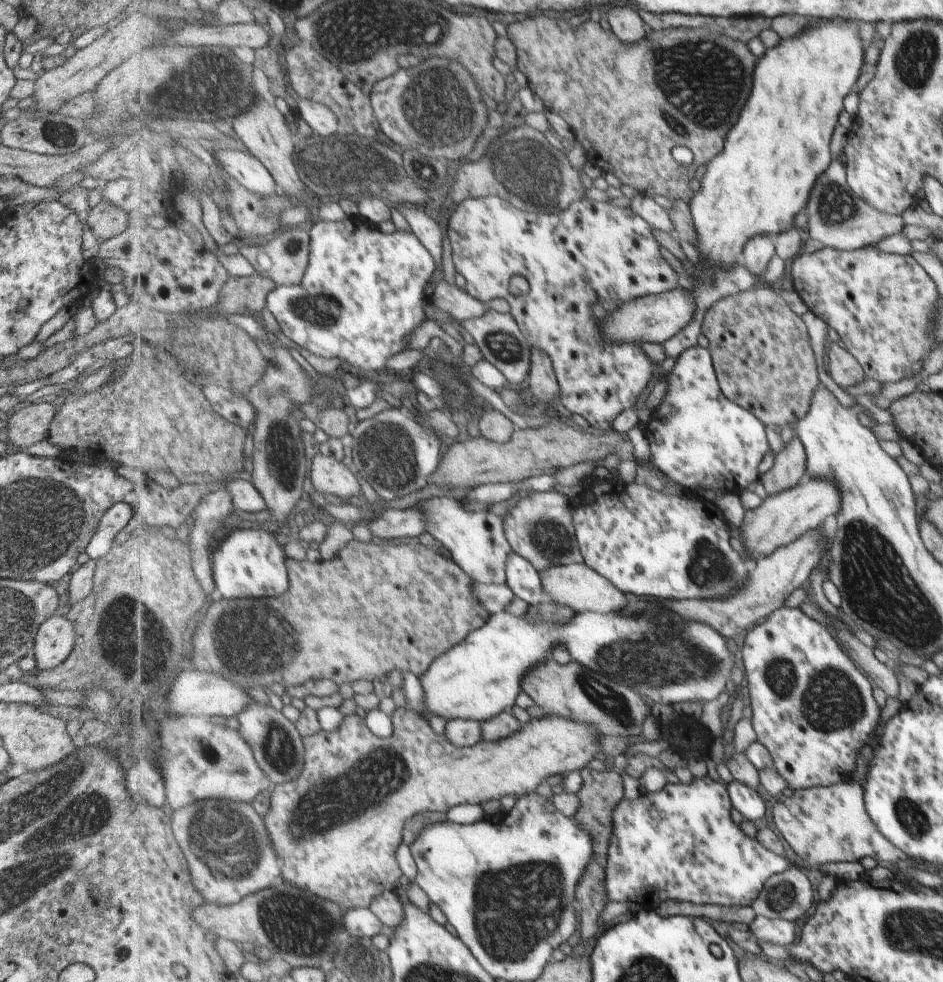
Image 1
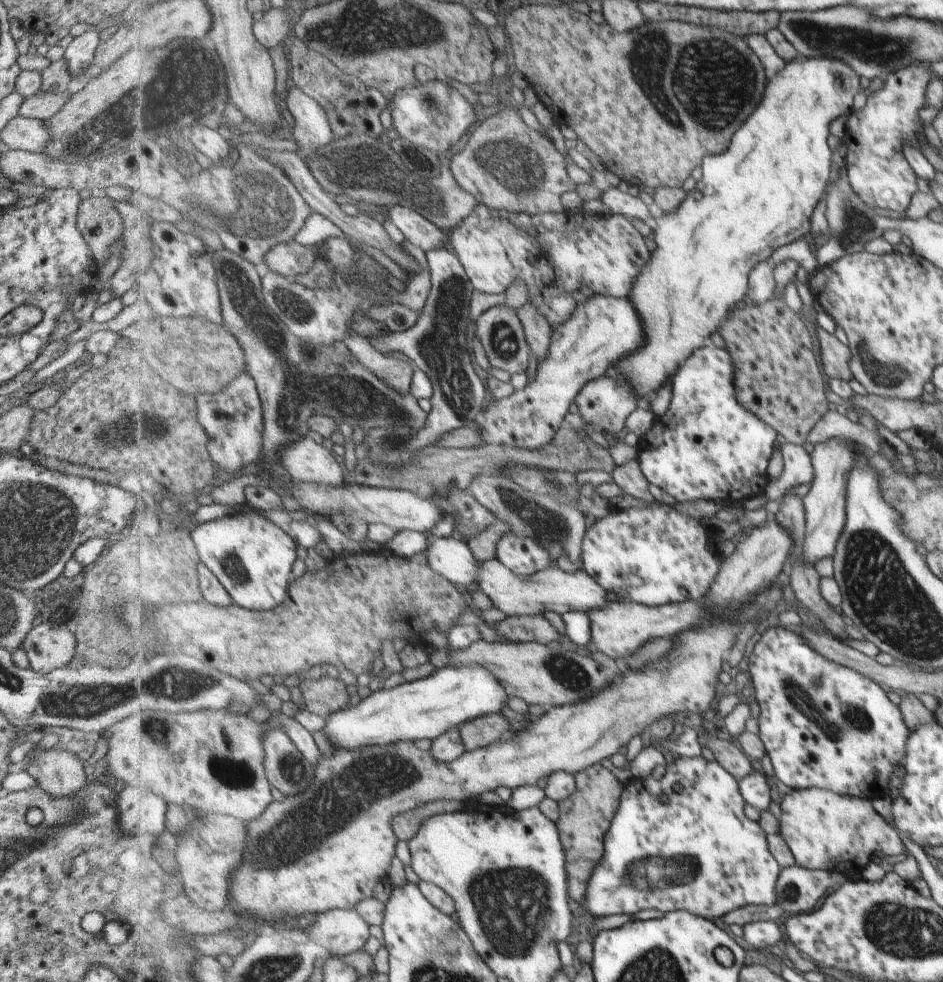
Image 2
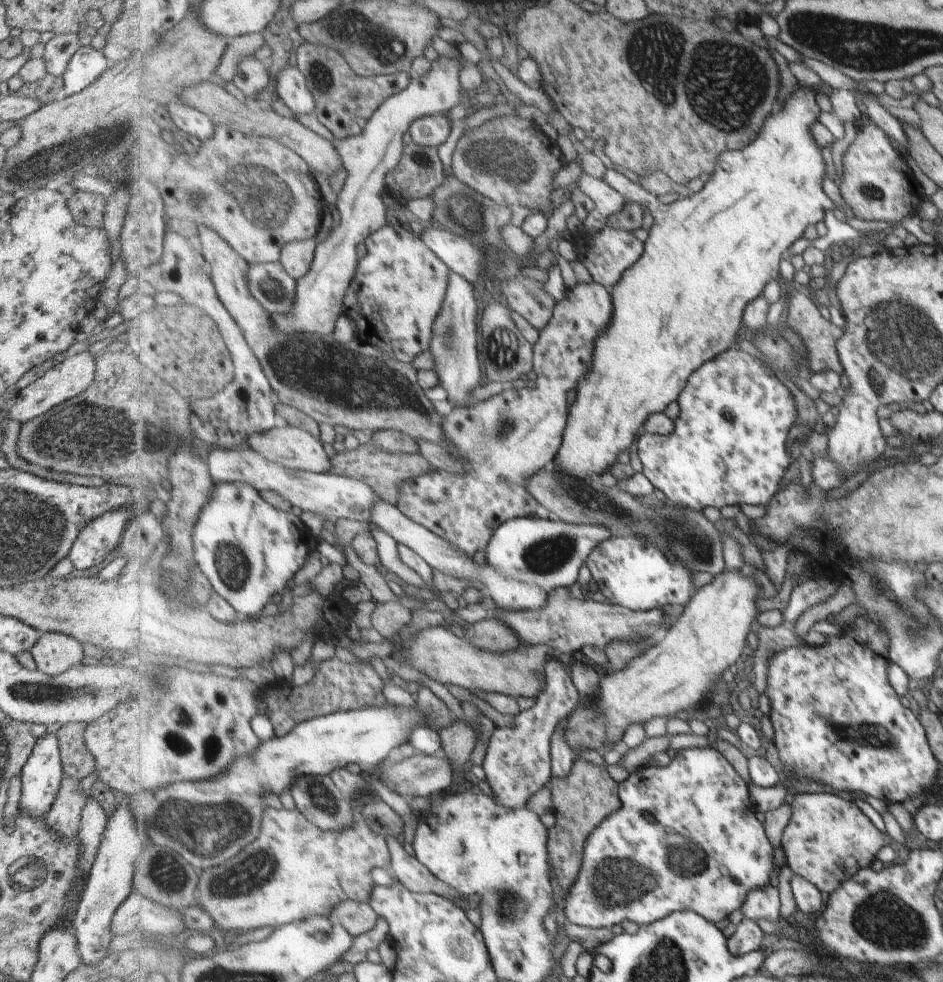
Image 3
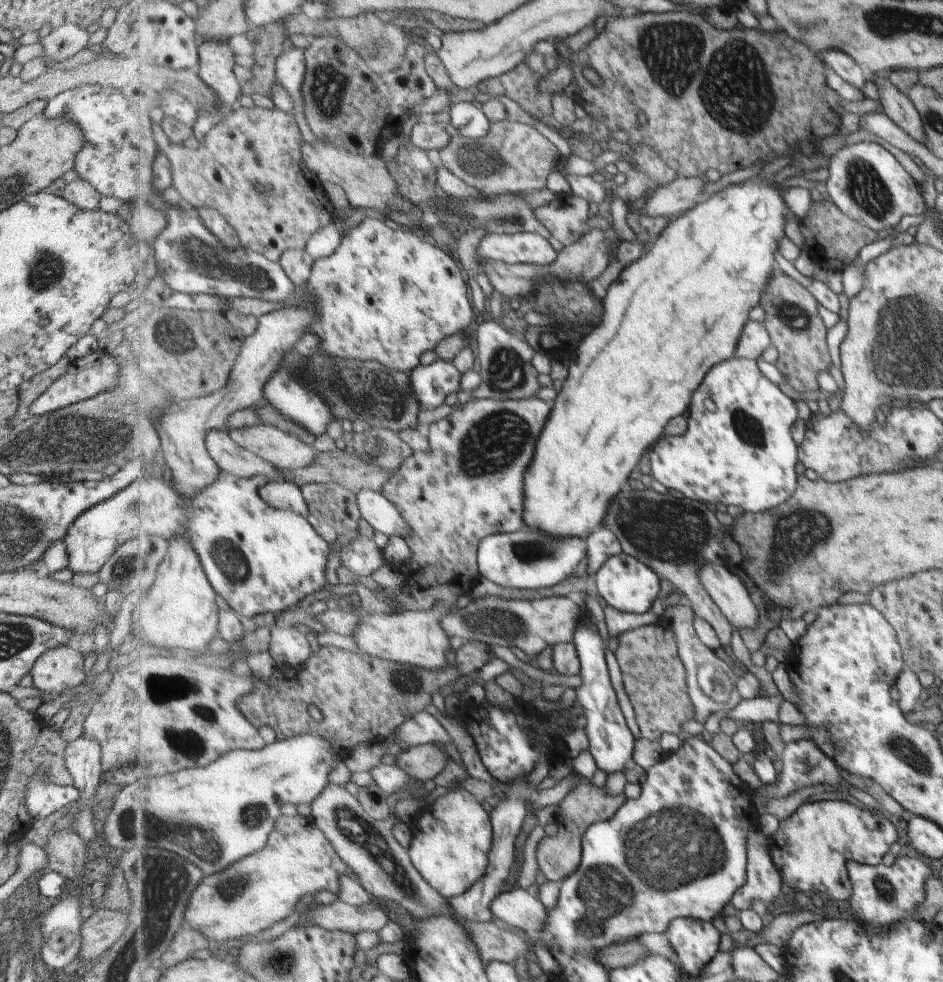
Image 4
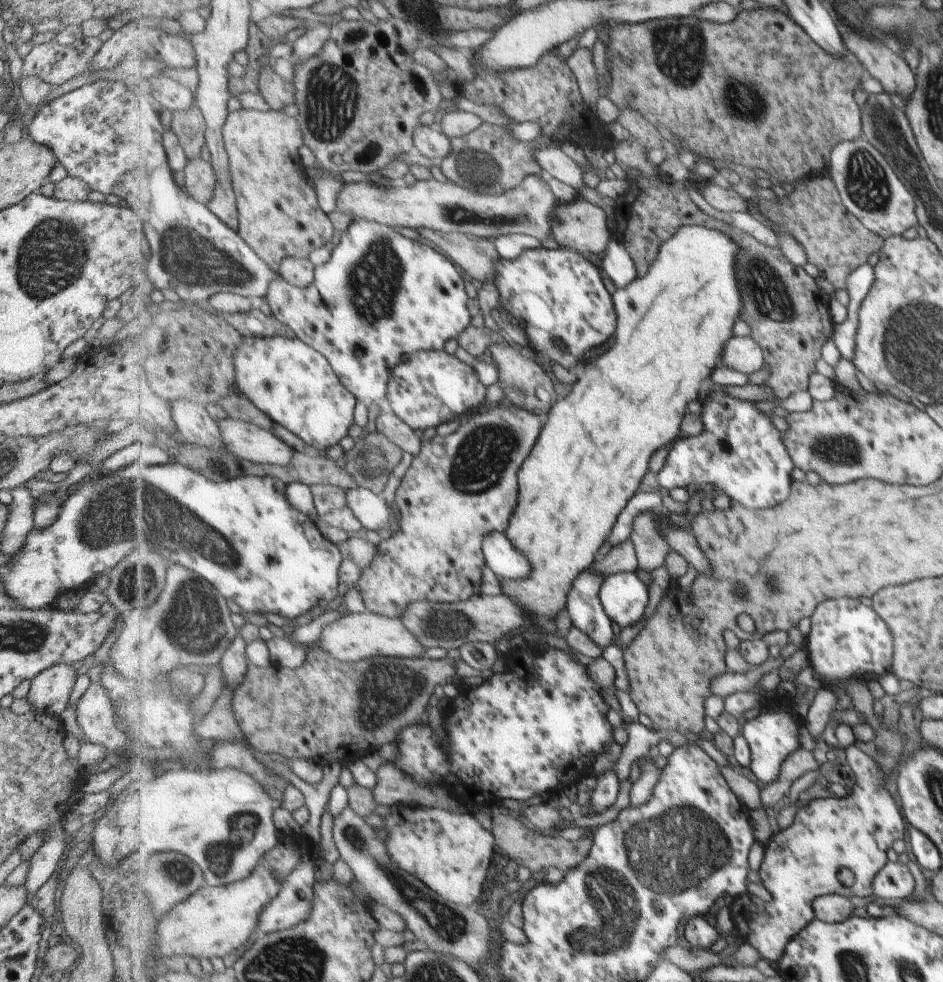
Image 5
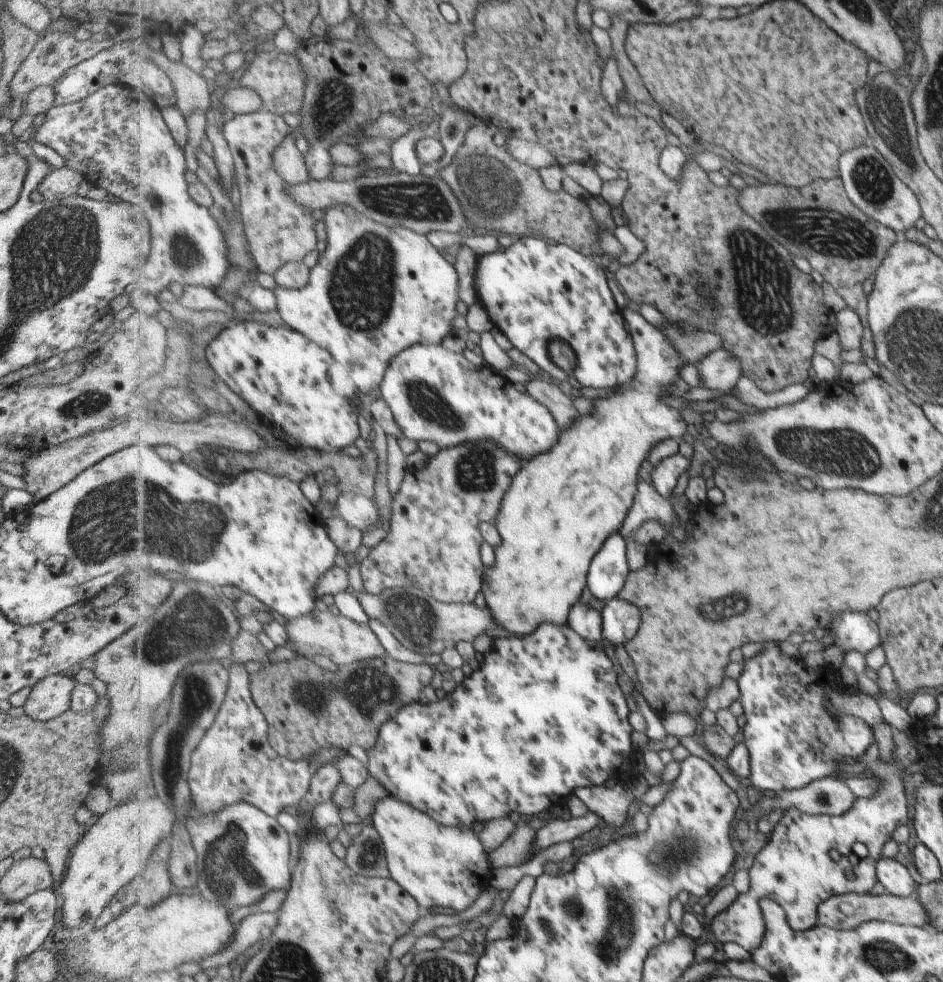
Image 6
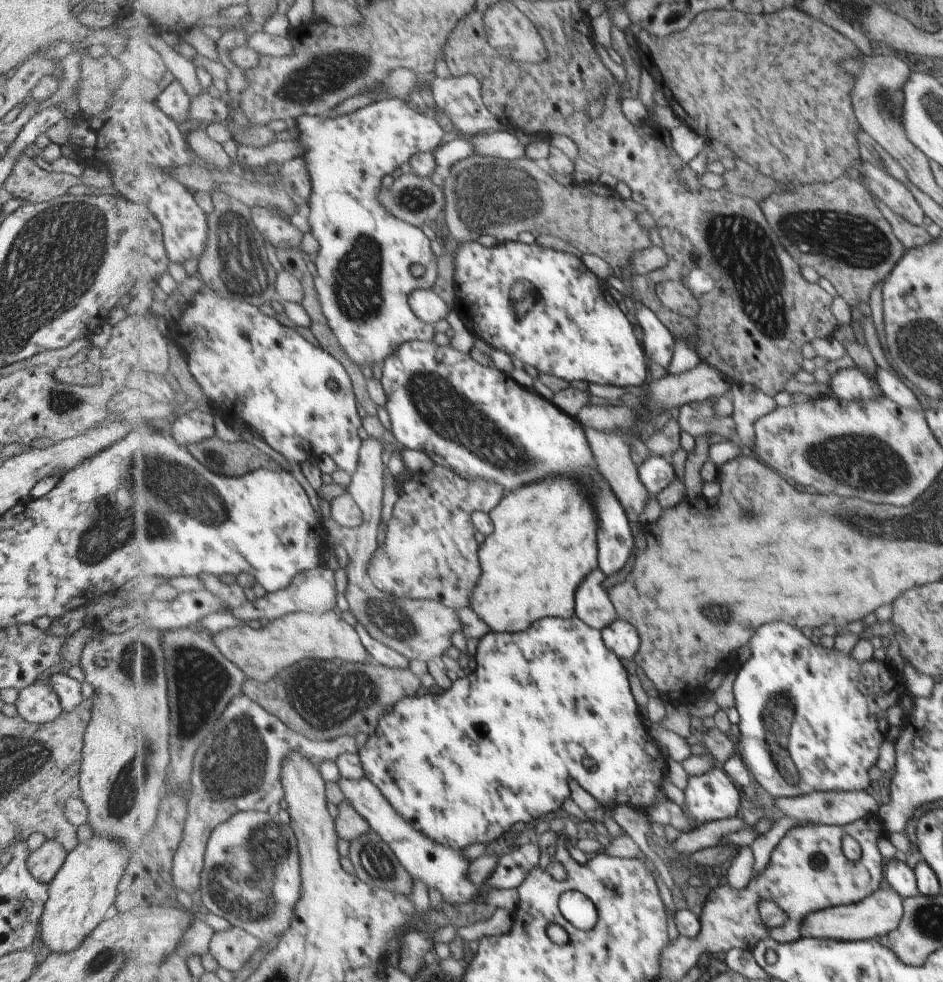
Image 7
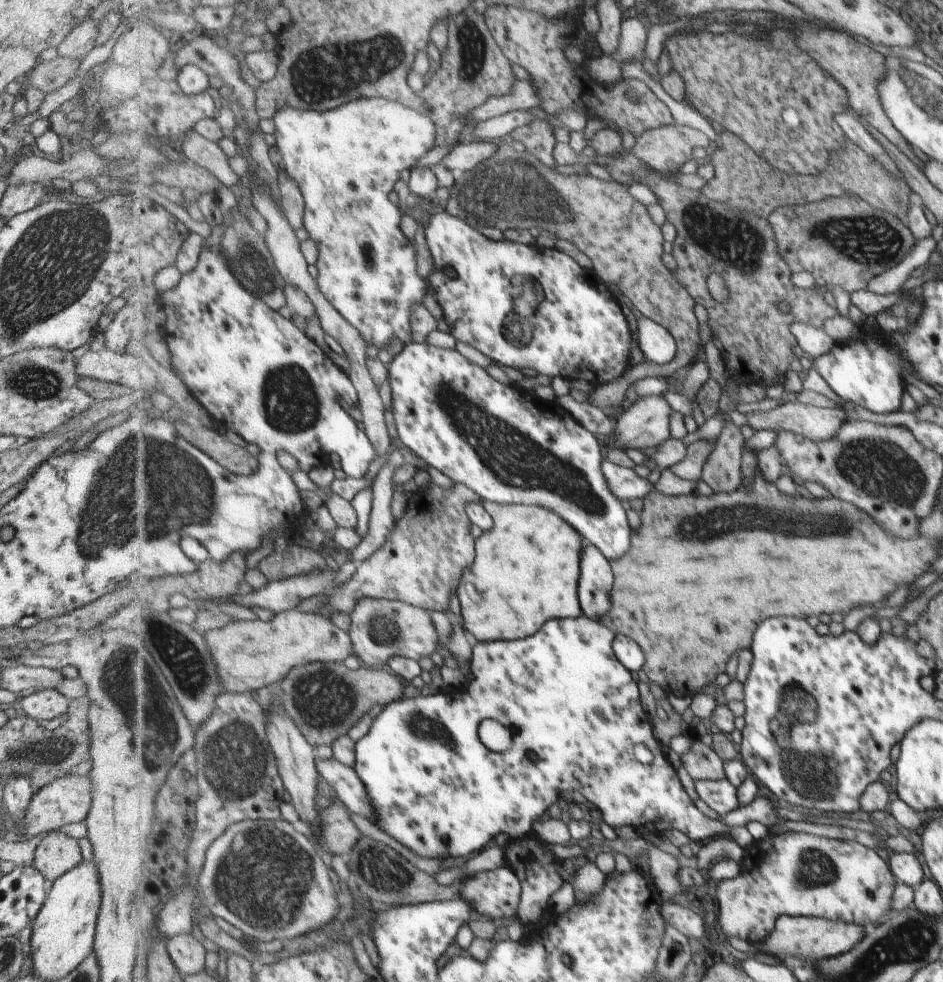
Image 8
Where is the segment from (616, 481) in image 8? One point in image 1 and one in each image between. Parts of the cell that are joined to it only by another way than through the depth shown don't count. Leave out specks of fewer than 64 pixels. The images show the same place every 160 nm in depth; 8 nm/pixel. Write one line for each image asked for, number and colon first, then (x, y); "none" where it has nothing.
1: (701, 438)
2: (710, 446)
3: (731, 447)
4: (739, 449)
5: (741, 453)
6: (666, 476)
7: (657, 472)

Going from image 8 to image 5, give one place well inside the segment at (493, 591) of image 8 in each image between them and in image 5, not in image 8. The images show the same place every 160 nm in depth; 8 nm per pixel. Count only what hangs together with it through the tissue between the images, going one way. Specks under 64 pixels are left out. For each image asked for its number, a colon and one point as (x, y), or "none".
5: (674, 323)
6: (566, 505)
7: (546, 542)

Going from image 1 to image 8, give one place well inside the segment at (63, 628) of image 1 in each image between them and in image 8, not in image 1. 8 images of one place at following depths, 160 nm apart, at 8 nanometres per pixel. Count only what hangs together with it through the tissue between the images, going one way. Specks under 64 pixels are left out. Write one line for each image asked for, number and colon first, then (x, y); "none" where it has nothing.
2: (50, 645)
3: (54, 653)
4: (59, 669)
5: (49, 692)
6: (48, 699)
7: (37, 703)
8: (45, 704)

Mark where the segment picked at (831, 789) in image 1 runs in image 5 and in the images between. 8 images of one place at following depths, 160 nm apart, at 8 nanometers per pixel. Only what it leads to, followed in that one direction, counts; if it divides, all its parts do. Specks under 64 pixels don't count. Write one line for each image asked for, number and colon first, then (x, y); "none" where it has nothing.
2: (827, 831)
3: (828, 840)
4: (813, 849)
5: (801, 862)

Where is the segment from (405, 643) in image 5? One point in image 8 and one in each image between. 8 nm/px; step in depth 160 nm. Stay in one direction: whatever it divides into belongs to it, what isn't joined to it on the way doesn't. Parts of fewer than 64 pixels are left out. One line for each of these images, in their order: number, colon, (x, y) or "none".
6: (345, 641)
7: (263, 653)
8: (250, 655)

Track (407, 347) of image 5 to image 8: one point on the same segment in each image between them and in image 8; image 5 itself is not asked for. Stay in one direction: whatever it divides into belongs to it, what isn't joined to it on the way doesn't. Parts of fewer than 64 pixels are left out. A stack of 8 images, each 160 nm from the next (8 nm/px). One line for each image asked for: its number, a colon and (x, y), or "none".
6: (377, 290)
7: (365, 277)
8: (347, 160)

